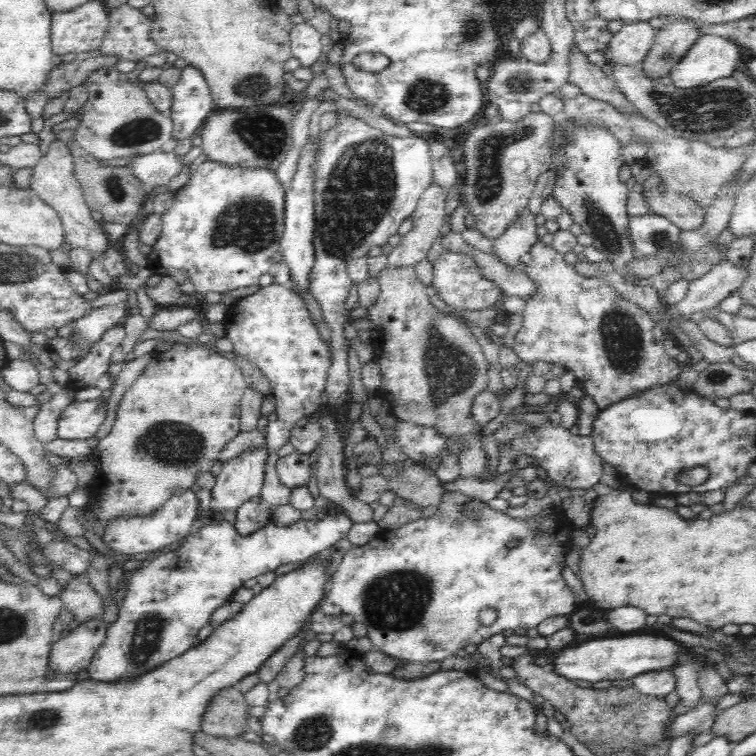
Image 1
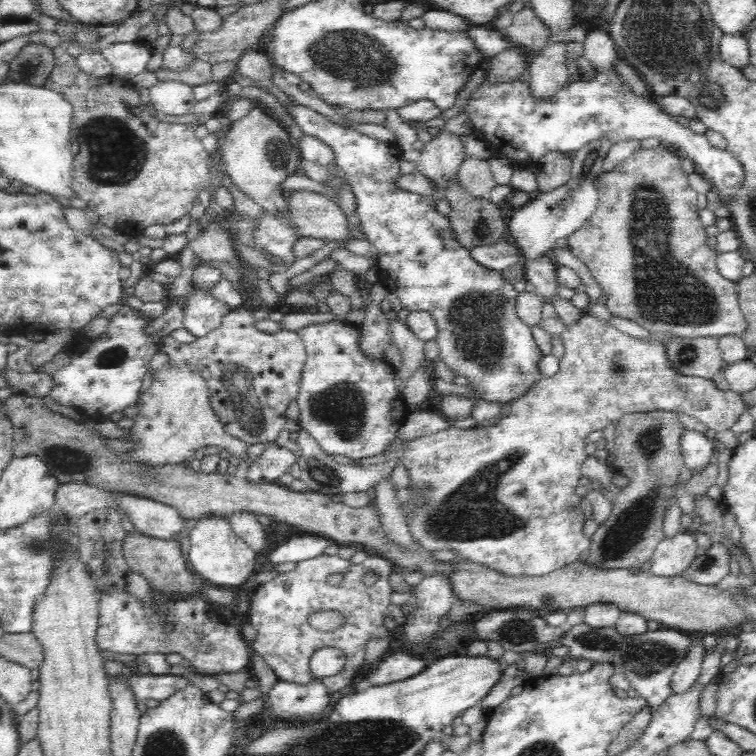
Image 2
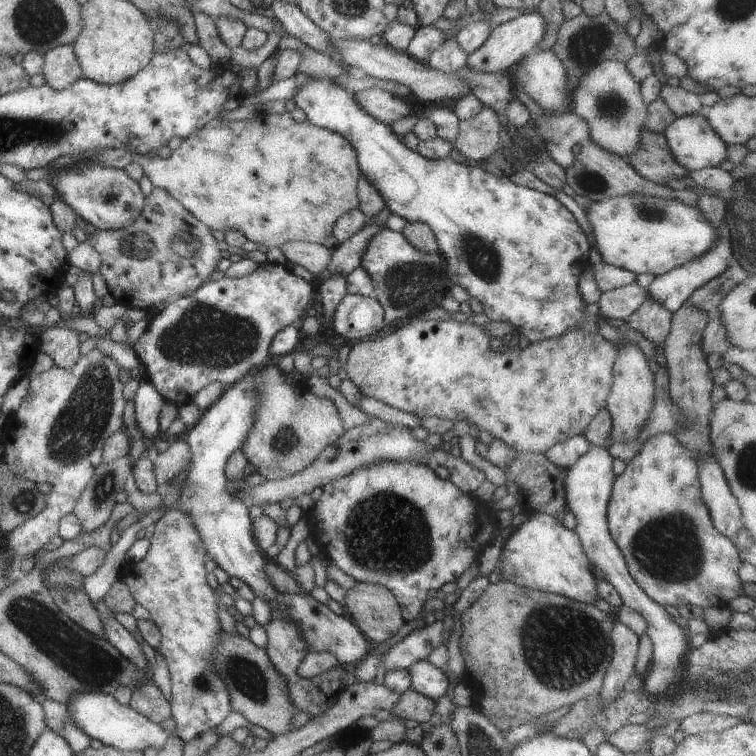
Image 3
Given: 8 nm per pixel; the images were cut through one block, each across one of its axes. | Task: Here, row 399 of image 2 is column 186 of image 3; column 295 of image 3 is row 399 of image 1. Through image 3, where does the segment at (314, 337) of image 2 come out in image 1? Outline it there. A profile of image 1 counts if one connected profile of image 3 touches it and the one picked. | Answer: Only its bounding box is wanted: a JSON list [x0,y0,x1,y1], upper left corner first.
[222,283,333,536]

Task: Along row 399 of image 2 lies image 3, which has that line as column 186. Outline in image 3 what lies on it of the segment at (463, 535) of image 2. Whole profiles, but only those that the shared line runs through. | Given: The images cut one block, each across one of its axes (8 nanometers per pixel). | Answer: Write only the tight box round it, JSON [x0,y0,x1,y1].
[120,510,233,743]

